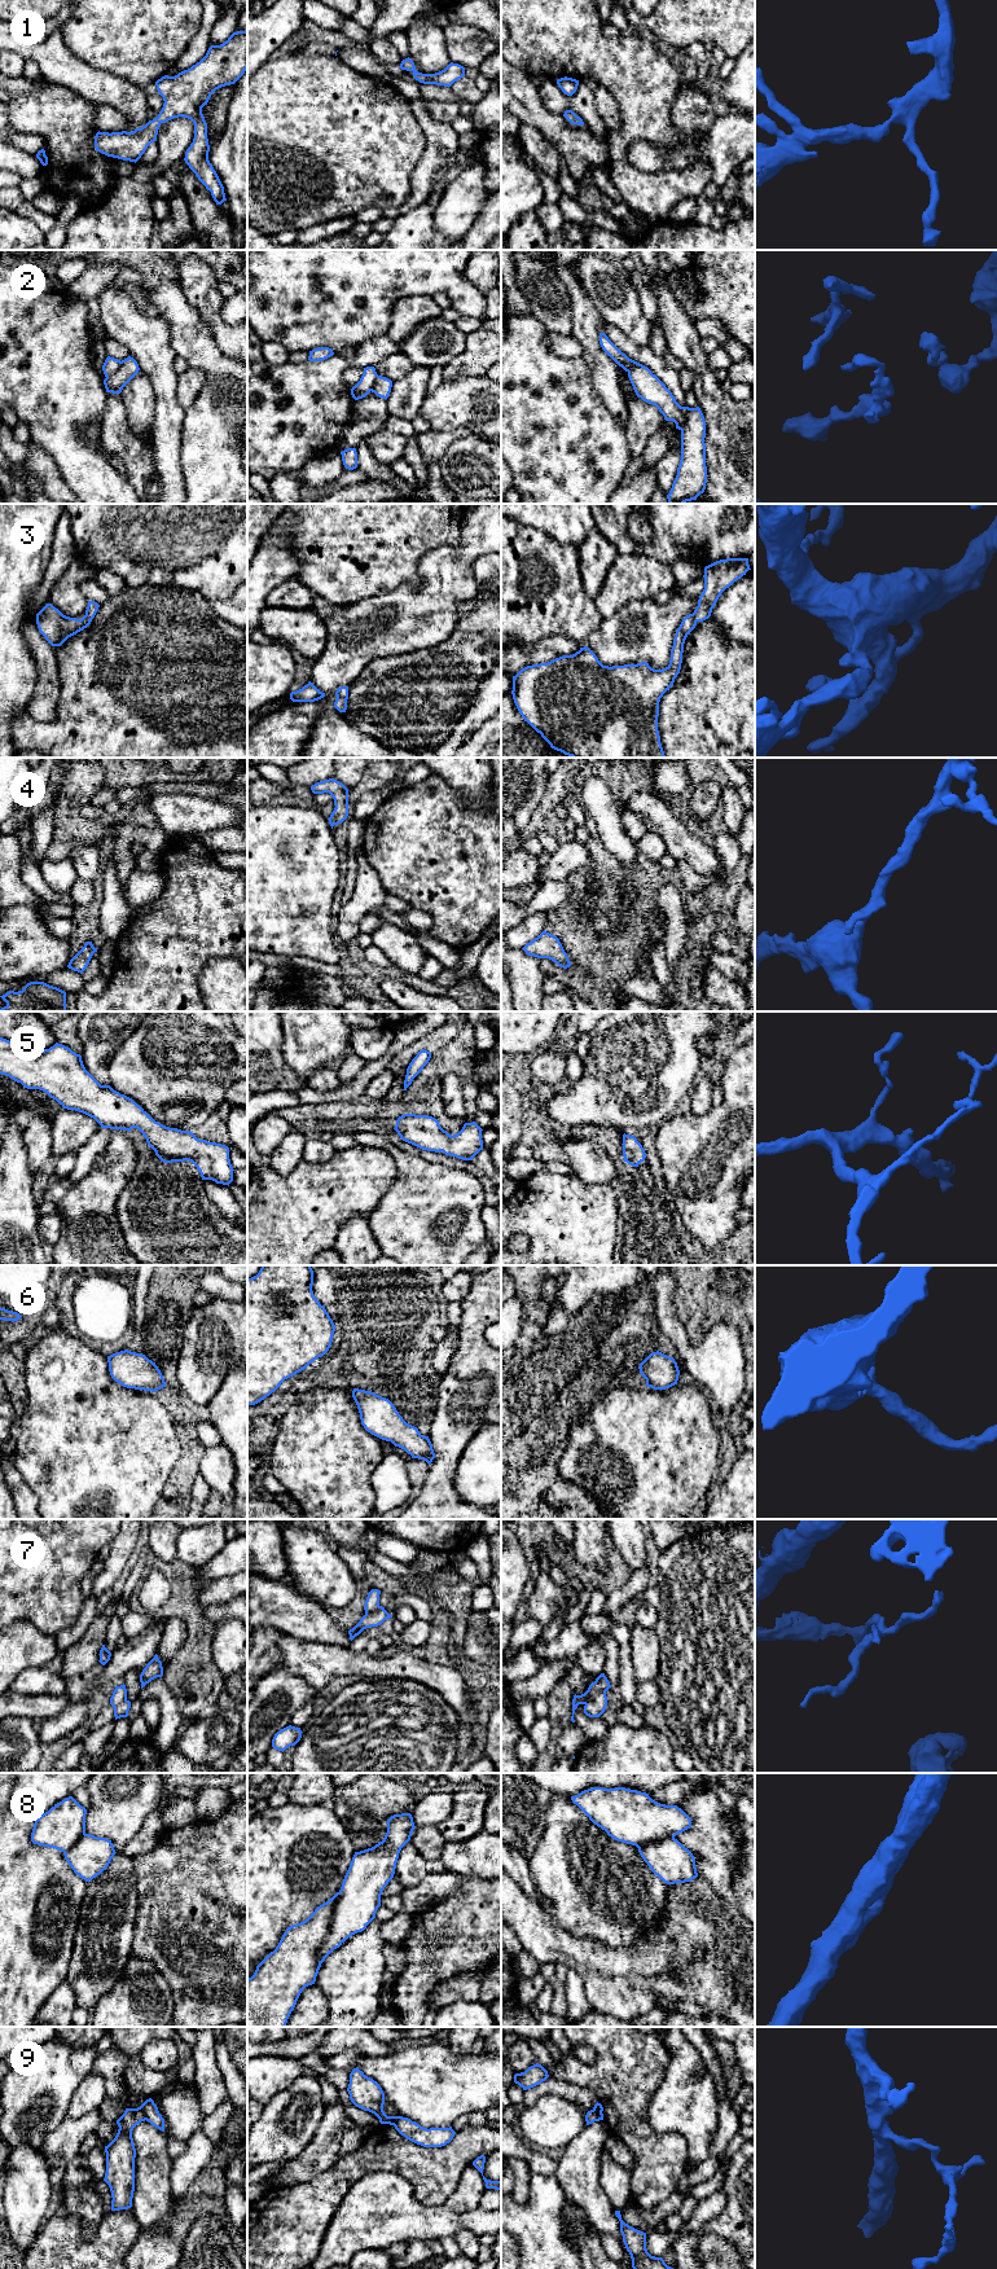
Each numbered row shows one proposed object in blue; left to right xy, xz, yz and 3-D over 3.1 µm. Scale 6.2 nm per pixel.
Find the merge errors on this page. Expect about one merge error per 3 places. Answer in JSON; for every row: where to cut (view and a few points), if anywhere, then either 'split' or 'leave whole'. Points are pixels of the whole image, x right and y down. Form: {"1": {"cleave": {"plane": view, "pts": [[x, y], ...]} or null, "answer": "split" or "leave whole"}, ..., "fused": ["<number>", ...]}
{"1": {"cleave": null, "answer": "leave whole"}, "2": {"cleave": {"plane": "xy", "pts": [[122, 361], [106, 377]]}, "answer": "split"}, "3": {"cleave": null, "answer": "leave whole"}, "4": {"cleave": null, "answer": "leave whole"}, "5": {"cleave": null, "answer": "leave whole"}, "6": {"cleave": null, "answer": "leave whole"}, "7": {"cleave": {"plane": "yz", "pts": [[605, 1692], [598, 1692], [585, 1704]]}, "answer": "split"}, "8": {"cleave": null, "answer": "leave whole"}, "9": {"cleave": {"plane": "xy", "pts": [[139, 2107], [145, 2119]]}, "answer": "split"}, "fused": ["2", "7", "9"]}

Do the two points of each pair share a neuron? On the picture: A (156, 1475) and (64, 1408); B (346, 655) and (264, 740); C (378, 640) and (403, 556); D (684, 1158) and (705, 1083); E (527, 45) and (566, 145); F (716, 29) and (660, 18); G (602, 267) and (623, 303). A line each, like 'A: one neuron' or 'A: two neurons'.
A: one neuron
B: two neurons
C: two neurons
D: two neurons
E: two neurons
F: one neuron
G: one neuron

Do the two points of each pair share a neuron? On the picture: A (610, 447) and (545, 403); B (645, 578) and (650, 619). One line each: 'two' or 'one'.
A: one
B: two

